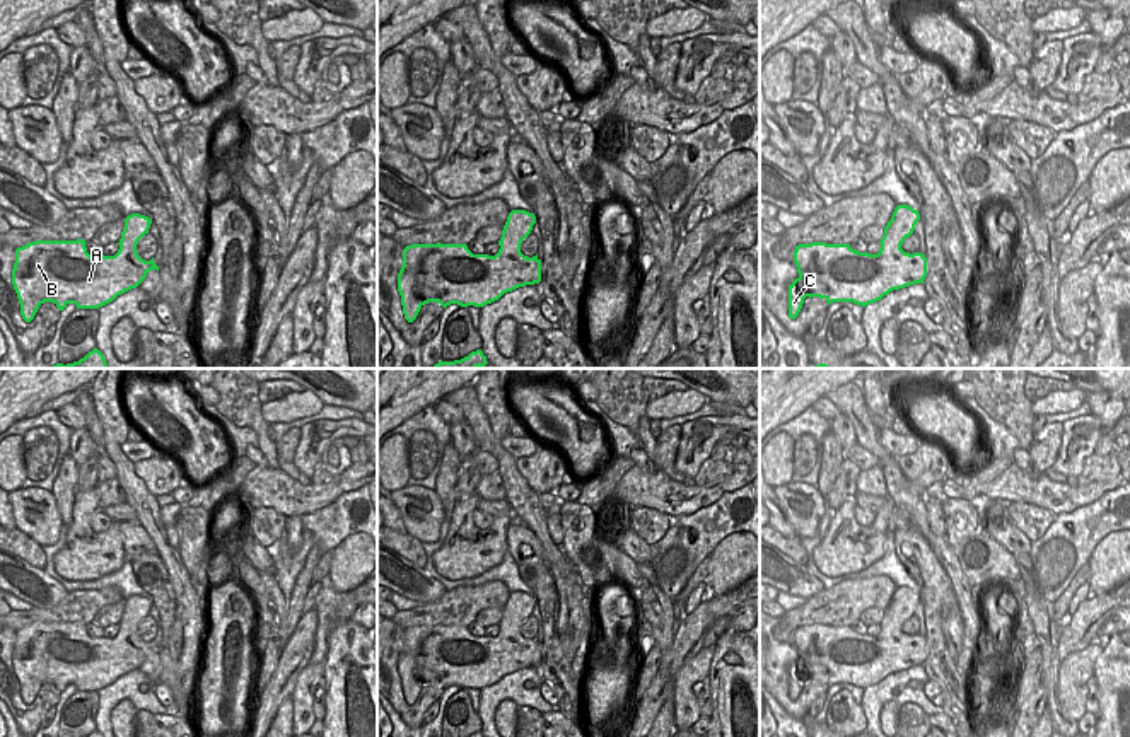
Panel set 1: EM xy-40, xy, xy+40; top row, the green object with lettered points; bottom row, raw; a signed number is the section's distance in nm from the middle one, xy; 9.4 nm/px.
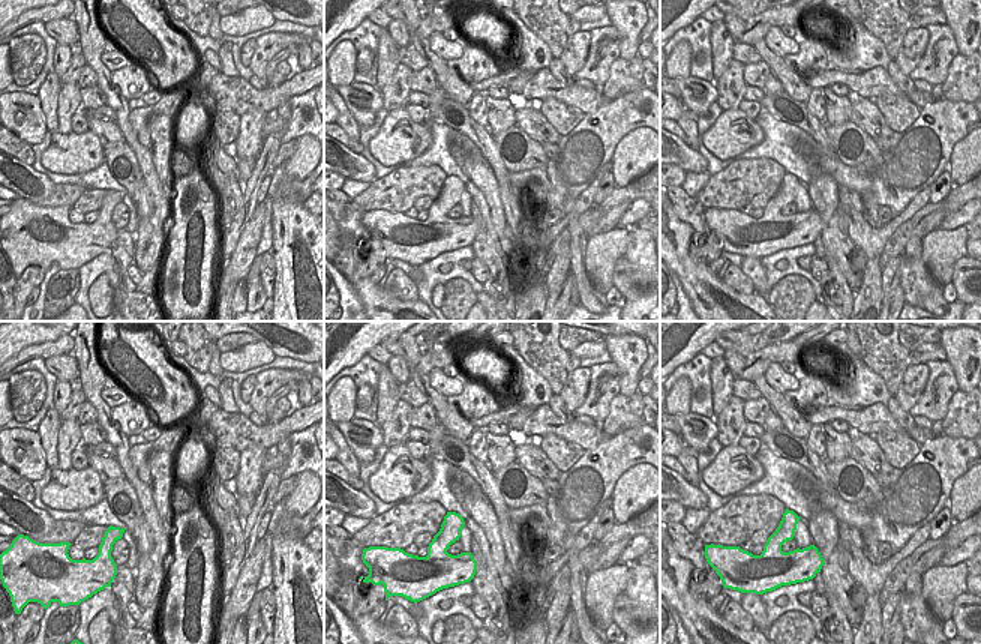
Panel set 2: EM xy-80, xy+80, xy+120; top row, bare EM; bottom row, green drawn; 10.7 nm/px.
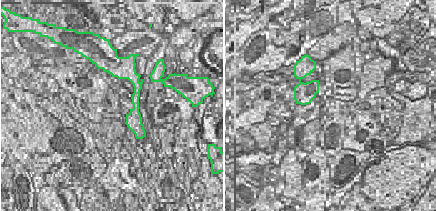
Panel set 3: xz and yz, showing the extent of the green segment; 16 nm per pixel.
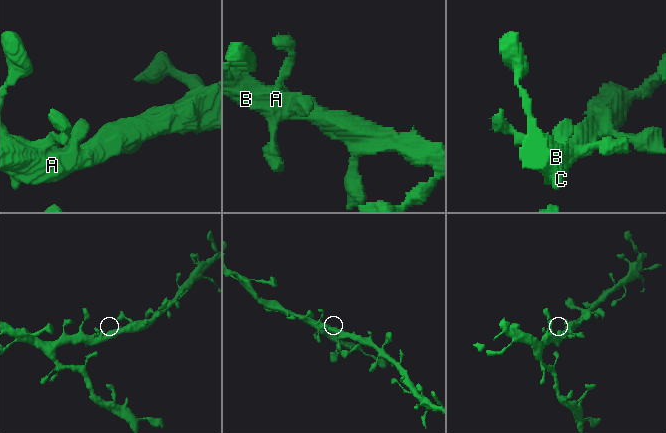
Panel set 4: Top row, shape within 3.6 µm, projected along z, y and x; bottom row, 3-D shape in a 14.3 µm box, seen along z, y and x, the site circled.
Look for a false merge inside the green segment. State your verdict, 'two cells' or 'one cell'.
one cell

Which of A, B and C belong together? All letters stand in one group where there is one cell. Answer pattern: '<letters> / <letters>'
A B C

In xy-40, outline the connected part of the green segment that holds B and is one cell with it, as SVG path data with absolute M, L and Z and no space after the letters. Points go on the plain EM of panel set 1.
M128 597L114 638L90 638L82 621L34 623L17 630L12 667L22 701L31 705L44 684L53 684L60 693L68 686L99 691L137 670L149 653L159 653L154 640L145 643L137 635L150 606L145 597Z

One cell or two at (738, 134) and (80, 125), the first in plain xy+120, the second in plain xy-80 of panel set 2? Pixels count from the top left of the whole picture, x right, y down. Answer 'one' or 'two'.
two

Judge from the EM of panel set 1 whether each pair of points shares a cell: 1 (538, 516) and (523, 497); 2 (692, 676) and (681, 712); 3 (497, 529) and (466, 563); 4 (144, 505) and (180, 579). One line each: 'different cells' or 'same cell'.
1: same cell
2: same cell
3: same cell
4: same cell

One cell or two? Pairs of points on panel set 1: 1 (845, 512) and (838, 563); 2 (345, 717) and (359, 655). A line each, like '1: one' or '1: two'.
1: one
2: one

